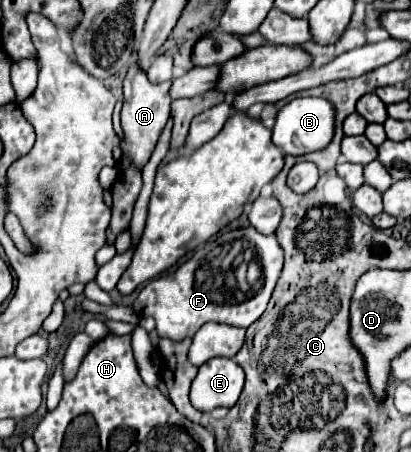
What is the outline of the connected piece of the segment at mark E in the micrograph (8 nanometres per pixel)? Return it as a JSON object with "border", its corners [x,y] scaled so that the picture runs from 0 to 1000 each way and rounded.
{"border":[[[518,792],[484,810],[479,836],[465,850],[465,894],[489,912],[513,912],[528,898],[572,898],[591,863],[596,823],[562,792]]]}

